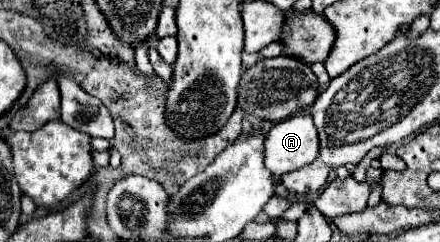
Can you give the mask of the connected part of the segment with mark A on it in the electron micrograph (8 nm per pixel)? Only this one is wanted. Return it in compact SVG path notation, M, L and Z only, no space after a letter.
M297 113L279 121L265 141L265 165L281 179L287 171L295 171L319 155L319 135L309 113Z

